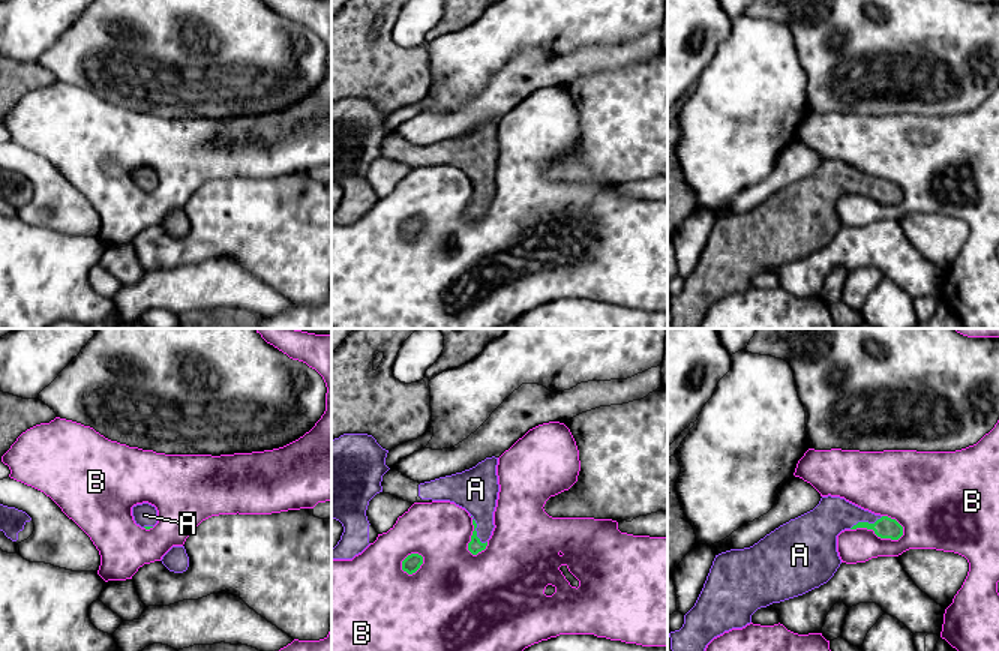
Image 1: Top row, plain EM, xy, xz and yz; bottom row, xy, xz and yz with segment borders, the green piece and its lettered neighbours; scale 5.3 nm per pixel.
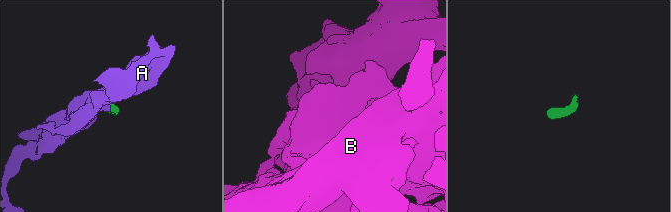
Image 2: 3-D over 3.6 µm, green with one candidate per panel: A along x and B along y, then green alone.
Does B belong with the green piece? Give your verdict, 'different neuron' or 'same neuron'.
different neuron

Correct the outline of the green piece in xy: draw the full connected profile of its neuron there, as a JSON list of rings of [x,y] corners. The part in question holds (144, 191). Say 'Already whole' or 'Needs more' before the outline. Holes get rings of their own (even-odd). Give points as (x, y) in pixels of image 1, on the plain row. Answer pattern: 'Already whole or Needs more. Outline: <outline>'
Needs more. Outline: [[[148,166],[134,170],[132,180],[135,188],[146,194],[153,192],[158,188],[158,174]]]

